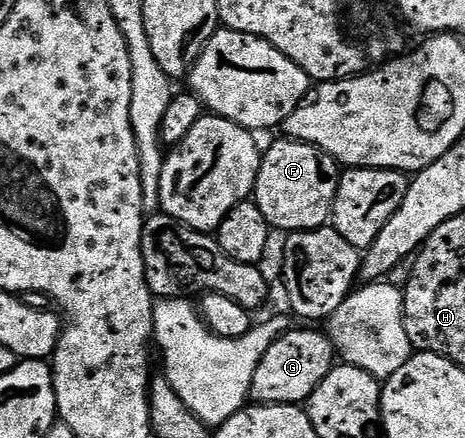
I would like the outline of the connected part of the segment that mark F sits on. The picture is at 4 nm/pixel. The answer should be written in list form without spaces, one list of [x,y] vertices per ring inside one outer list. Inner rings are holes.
[[[281,138],[262,153],[260,174],[252,193],[253,203],[270,223],[271,229],[292,232],[310,232],[323,227],[331,219],[338,189],[340,165],[327,152],[299,140]]]

